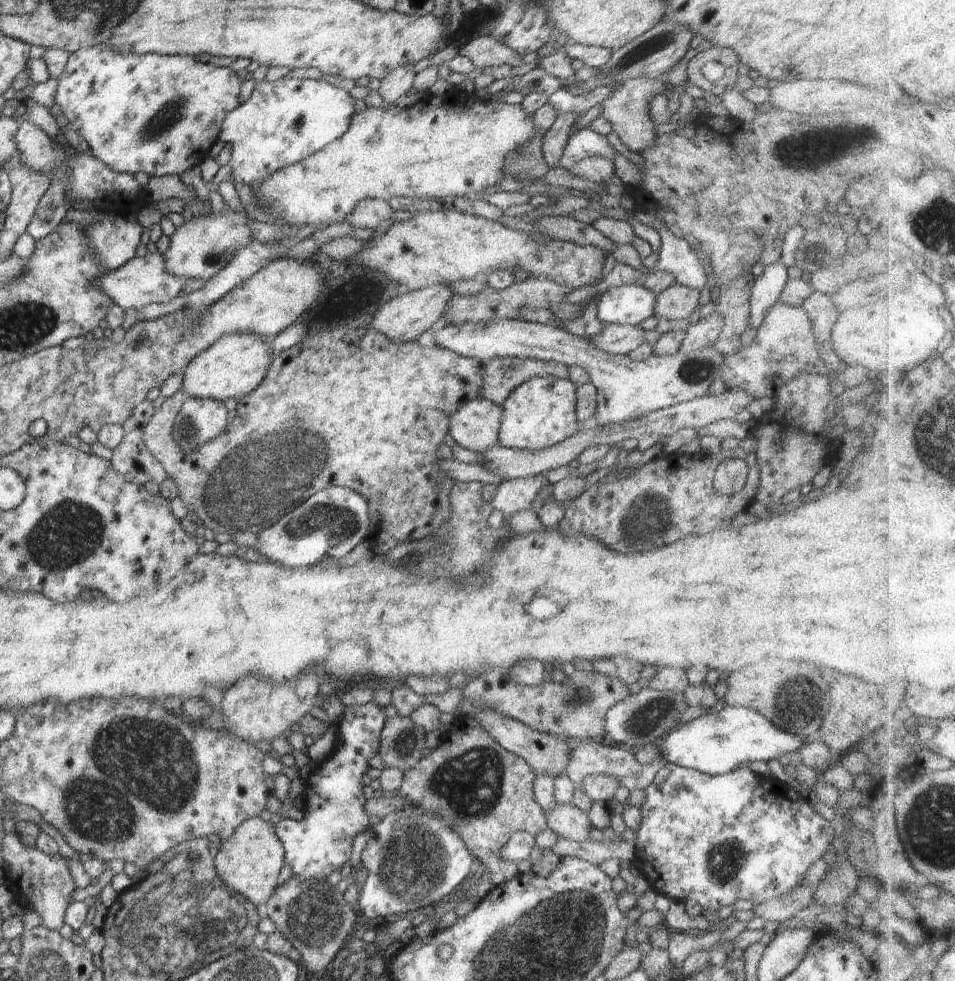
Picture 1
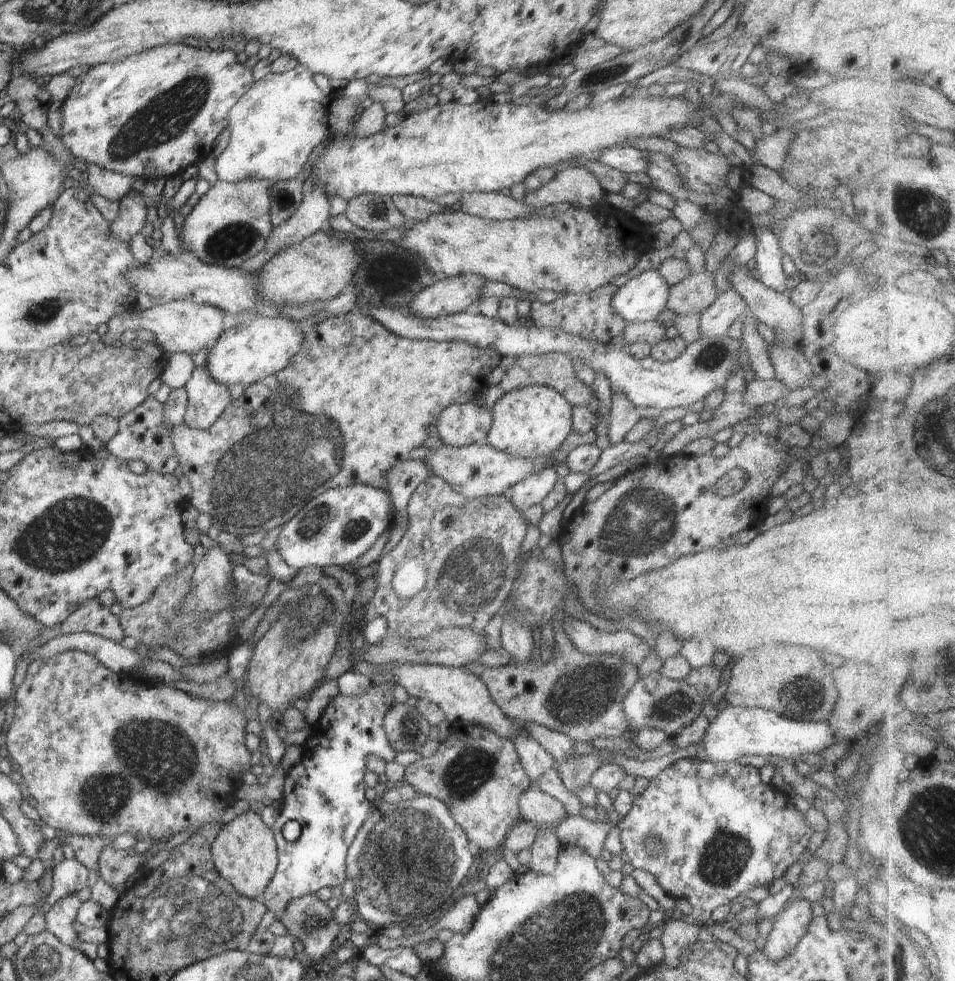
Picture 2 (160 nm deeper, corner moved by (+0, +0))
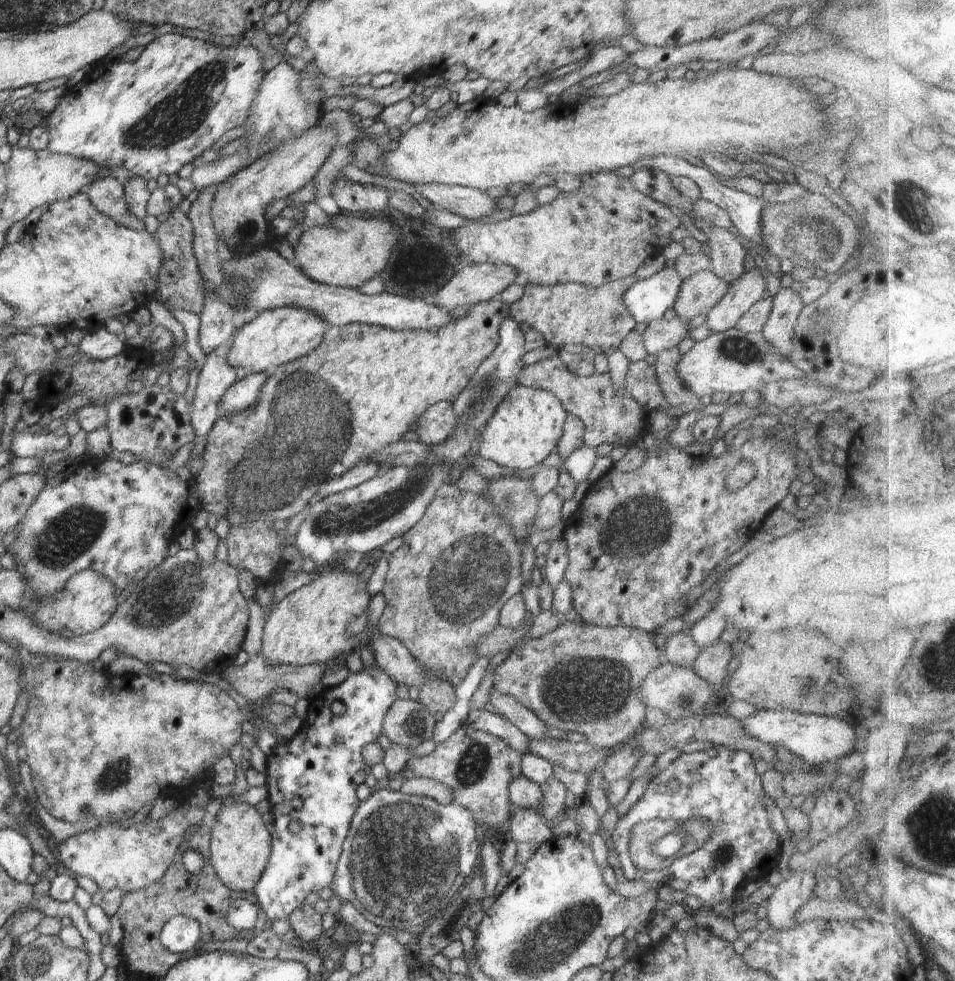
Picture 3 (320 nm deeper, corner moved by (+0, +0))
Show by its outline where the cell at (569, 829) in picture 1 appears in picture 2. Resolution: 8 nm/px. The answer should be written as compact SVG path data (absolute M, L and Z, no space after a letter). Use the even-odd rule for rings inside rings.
M530 786L519 796L522 818L538 826L556 826L568 817L562 803L541 788Z

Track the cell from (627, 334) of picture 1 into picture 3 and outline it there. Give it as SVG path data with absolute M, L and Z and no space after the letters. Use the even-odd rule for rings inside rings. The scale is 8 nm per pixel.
M675 317L670 320L658 319L651 322L643 334L646 350L657 355L666 349L678 347L678 344L691 334L686 320Z

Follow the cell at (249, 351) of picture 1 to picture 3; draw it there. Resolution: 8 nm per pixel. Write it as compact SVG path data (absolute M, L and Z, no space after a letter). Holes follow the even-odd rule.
M283 306L268 309L260 312L254 320L235 331L227 357L229 363L240 374L259 372L271 374L277 369L278 365L298 360L304 355L308 355L310 351L318 348L323 343L323 338L328 327L328 324L325 323L325 320L318 313L305 309L304 307Z

